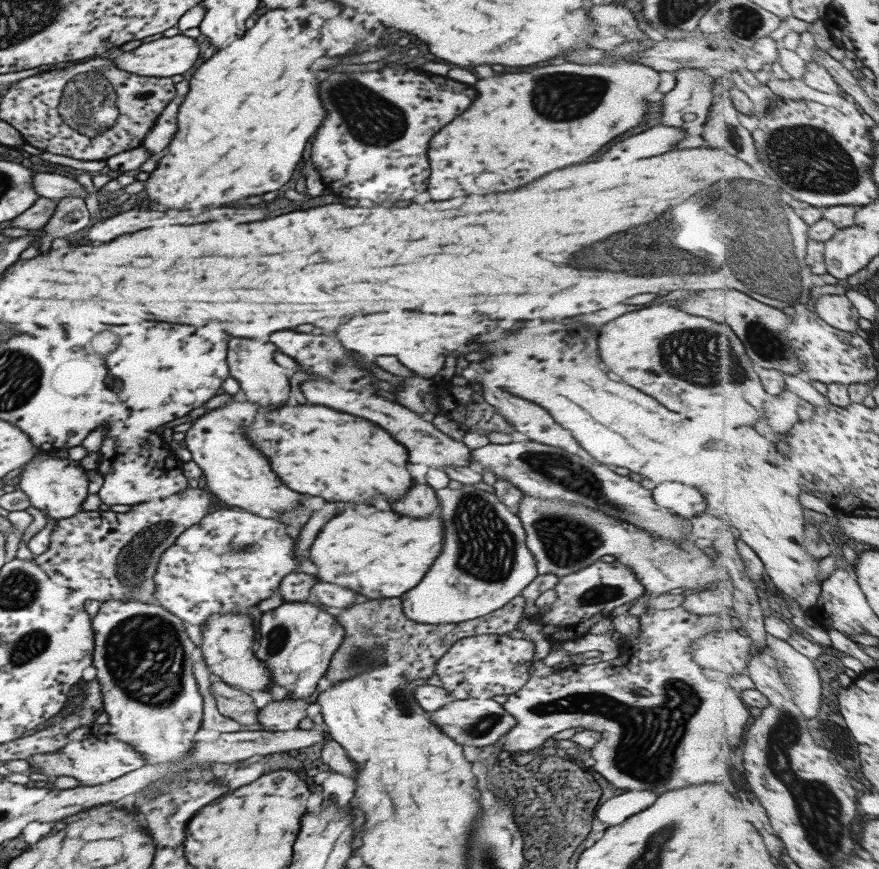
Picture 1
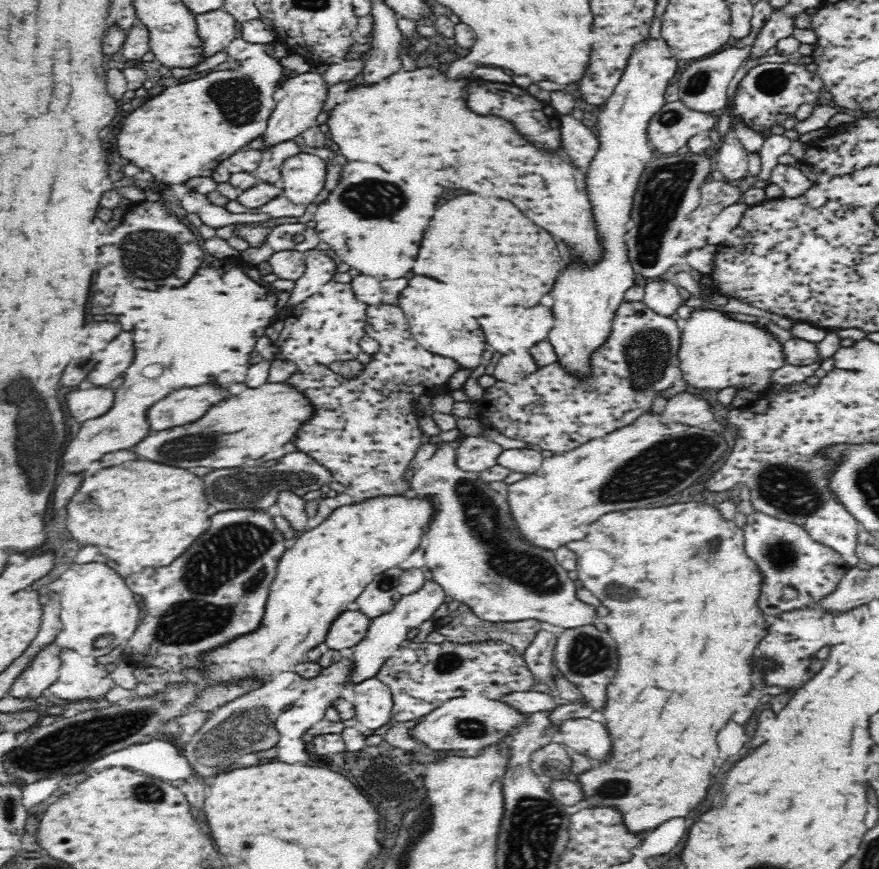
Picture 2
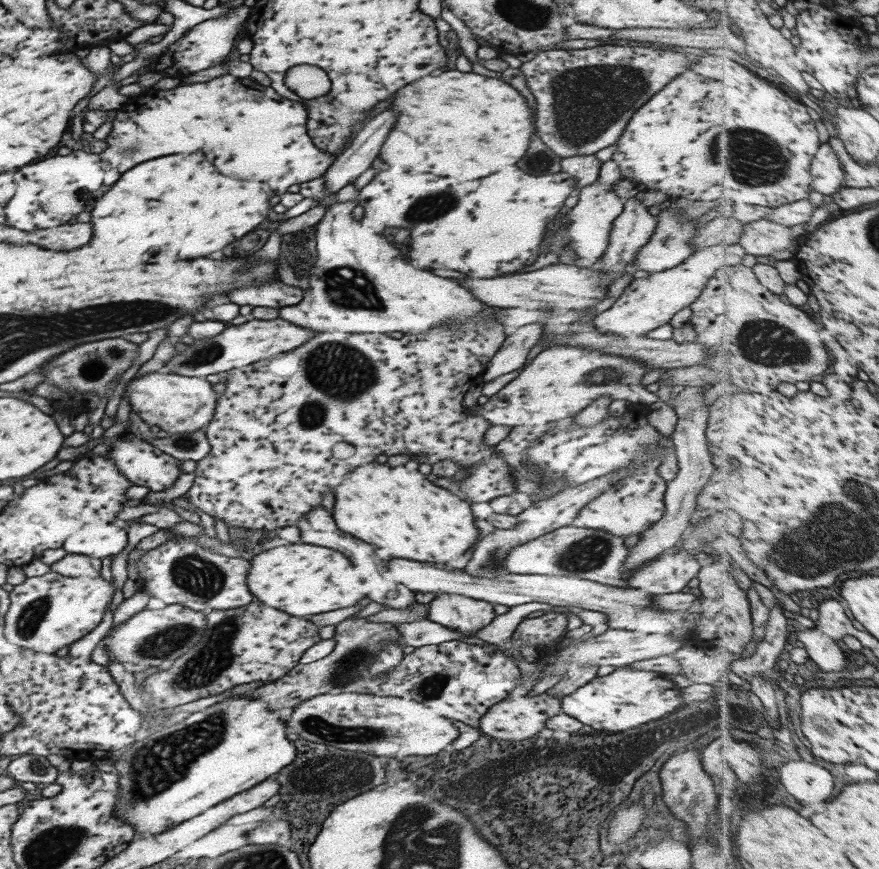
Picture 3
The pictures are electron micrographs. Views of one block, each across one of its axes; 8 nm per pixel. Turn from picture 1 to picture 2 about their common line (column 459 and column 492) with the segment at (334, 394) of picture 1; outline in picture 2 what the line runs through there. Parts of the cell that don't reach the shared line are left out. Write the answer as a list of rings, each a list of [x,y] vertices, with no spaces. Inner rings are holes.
[[[483,435],[462,438],[456,449],[456,464],[460,469],[479,473],[497,463],[502,447]]]

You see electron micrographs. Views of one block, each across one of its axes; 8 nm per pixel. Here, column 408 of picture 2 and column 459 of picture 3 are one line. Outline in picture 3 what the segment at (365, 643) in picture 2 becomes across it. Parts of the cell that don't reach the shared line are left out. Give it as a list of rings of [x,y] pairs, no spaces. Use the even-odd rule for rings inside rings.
[[[436,593],[432,602],[429,603],[427,618],[438,624],[450,627],[462,634],[459,640],[464,637],[475,636],[475,632],[488,626],[496,616],[494,605],[483,600],[476,600],[459,594]]]

